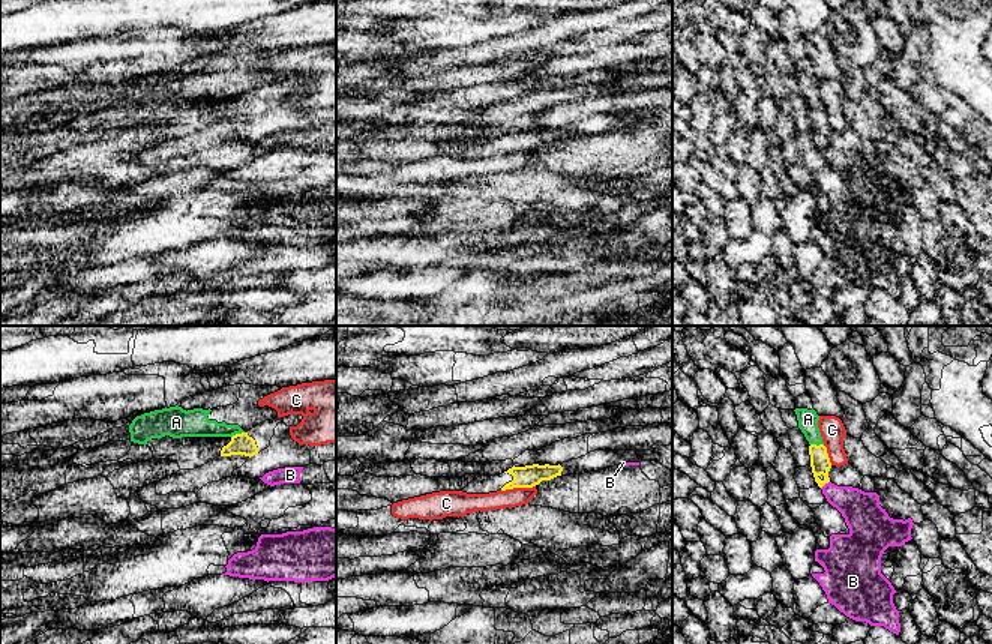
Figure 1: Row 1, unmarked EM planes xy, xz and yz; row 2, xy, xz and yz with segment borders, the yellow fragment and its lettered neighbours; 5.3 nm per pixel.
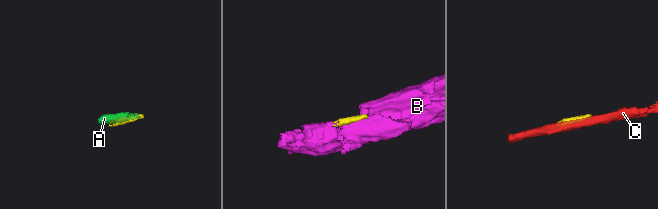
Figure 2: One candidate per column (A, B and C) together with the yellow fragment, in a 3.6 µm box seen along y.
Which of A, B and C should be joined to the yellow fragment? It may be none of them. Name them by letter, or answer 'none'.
none

